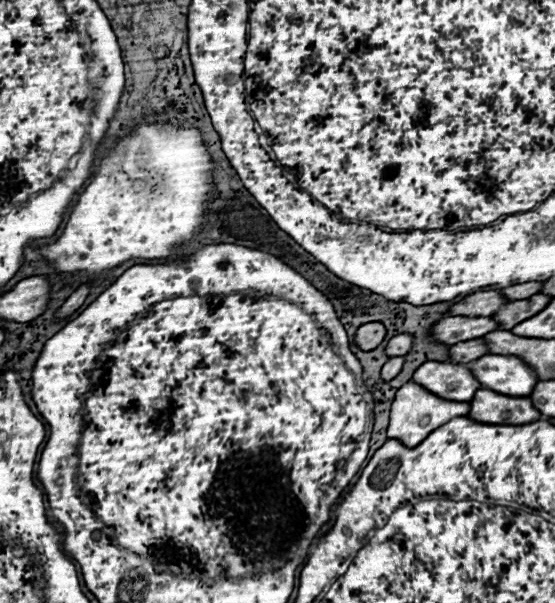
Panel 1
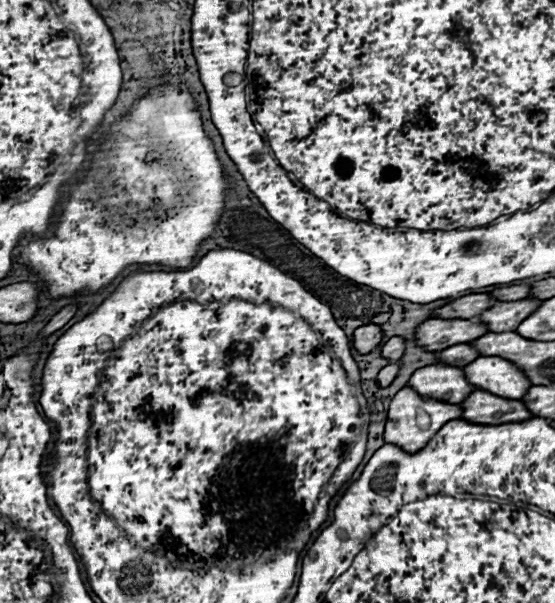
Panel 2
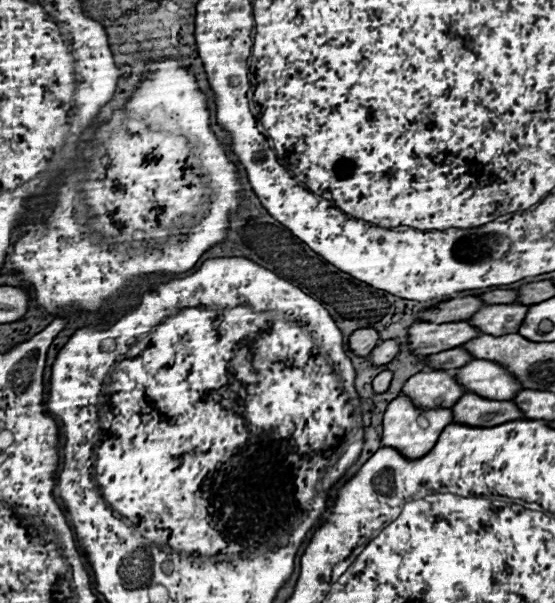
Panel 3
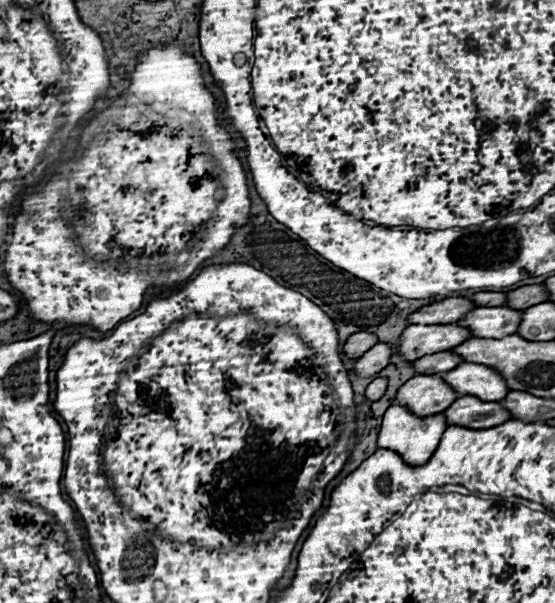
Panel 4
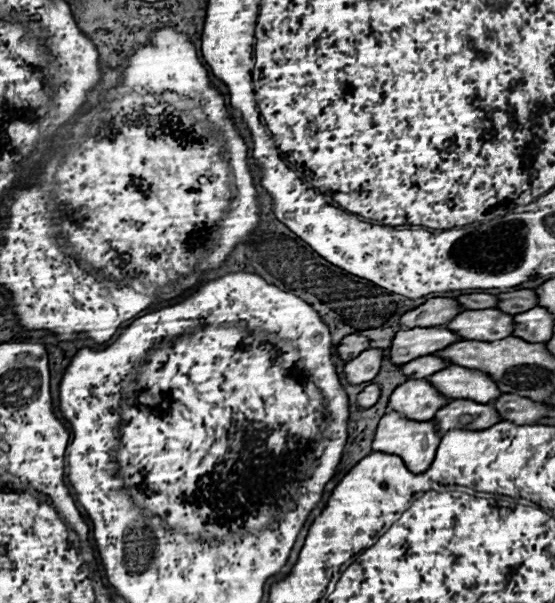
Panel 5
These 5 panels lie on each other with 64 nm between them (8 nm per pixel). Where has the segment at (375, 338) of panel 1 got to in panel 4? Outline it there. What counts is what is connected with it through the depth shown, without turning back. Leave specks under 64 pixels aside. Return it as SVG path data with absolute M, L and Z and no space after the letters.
M356 332L352 336L348 336L348 340L342 346L342 352L346 354L346 358L360 358L364 352L368 352L374 344L376 344L376 336L368 334L368 332Z

